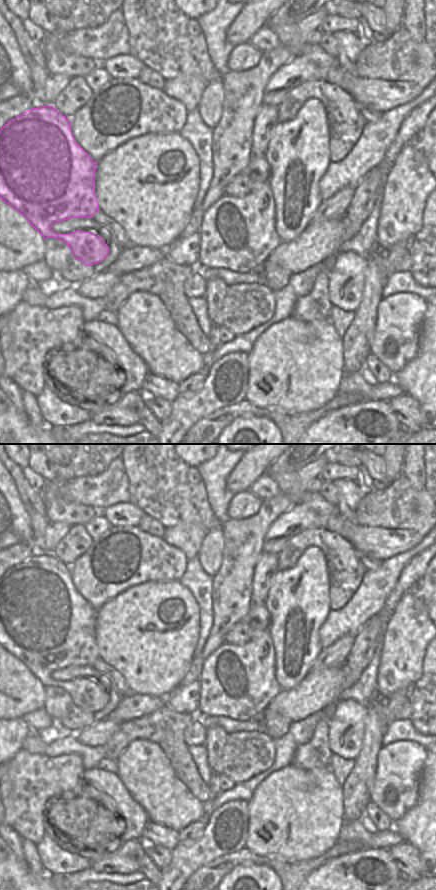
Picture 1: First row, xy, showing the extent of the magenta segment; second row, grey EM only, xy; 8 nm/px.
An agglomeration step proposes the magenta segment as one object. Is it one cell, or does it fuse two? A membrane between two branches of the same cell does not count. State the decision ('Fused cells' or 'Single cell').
Single cell

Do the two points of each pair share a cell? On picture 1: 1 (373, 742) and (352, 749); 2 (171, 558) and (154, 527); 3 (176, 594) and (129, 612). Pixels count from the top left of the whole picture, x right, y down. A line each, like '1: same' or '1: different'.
1: different
2: different
3: same

